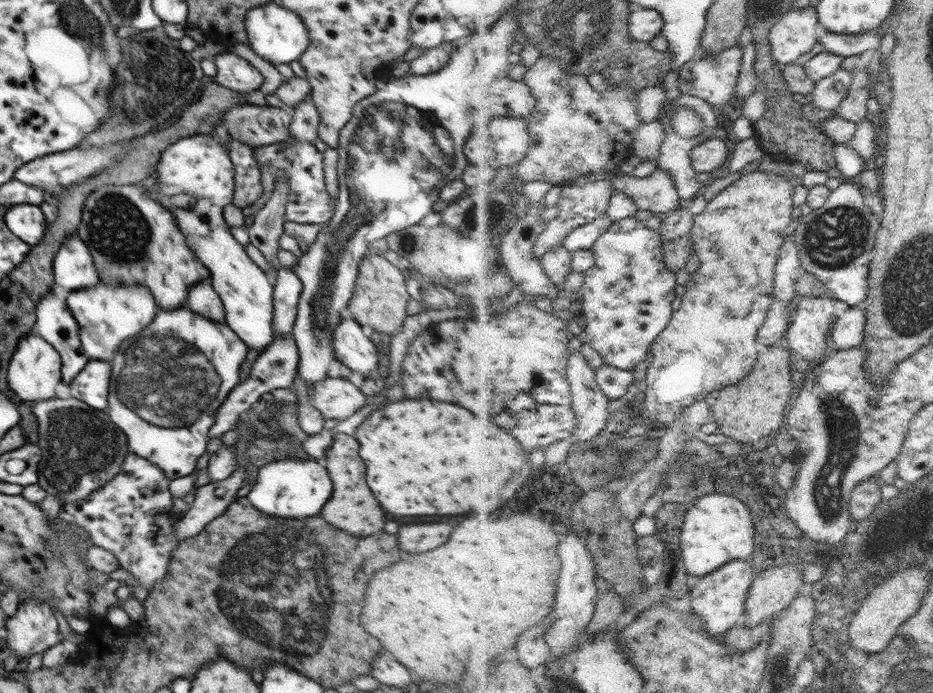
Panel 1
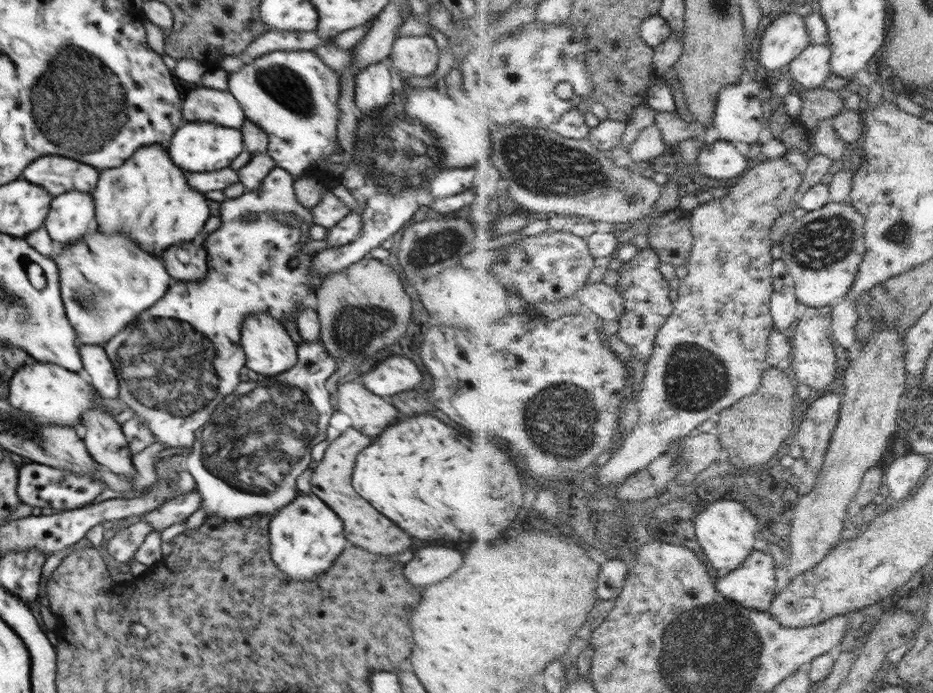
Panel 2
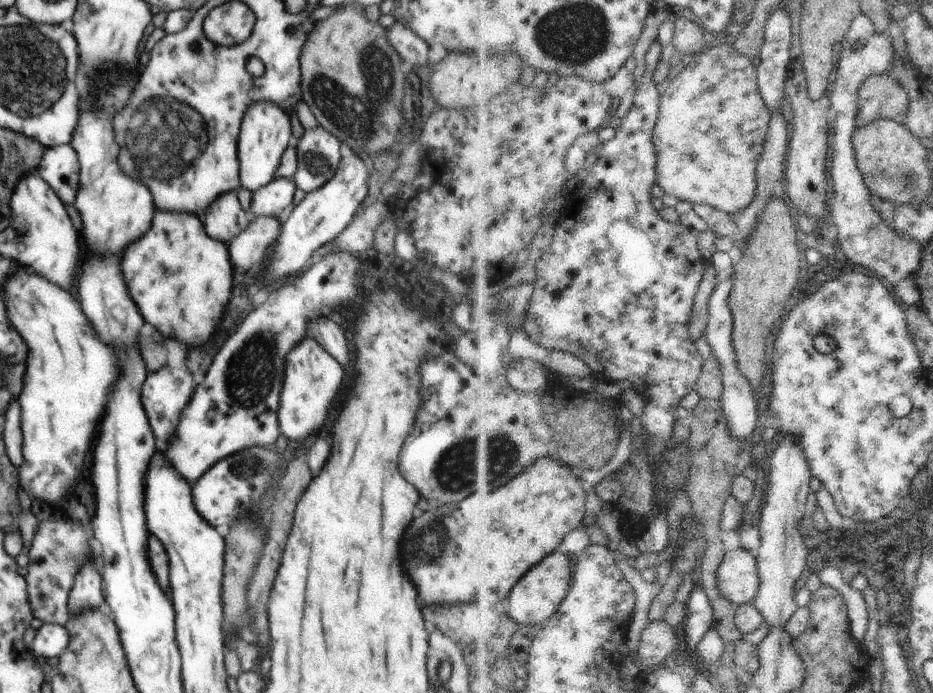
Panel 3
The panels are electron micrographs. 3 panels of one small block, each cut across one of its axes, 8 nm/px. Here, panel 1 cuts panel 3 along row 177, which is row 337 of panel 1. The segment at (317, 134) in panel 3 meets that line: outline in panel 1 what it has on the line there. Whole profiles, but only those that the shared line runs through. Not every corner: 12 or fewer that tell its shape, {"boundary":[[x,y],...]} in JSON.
{"boundary":[[361,119],[338,157],[334,216],[289,268],[309,395],[368,245],[419,224],[453,171]]}

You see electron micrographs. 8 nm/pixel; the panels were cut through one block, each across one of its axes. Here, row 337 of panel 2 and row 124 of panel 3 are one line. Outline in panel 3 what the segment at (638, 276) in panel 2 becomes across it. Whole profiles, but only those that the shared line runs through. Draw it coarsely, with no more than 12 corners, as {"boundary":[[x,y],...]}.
{"boundary":[[656,40],[567,197],[525,331],[646,399],[655,473],[707,360],[664,220]]}

